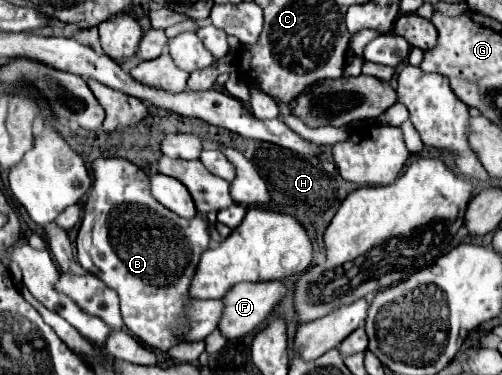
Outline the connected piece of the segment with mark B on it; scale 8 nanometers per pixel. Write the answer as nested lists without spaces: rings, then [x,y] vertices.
[[[124,158],[94,160],[92,176],[94,184],[76,238],[78,262],[118,292],[126,328],[150,348],[168,352],[178,342],[170,326],[184,320],[188,286],[210,242],[208,220],[200,214],[190,220],[180,218],[160,206],[150,194],[150,178]]]

